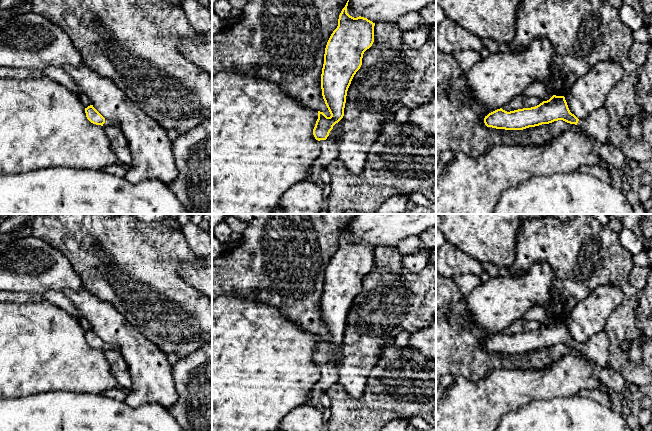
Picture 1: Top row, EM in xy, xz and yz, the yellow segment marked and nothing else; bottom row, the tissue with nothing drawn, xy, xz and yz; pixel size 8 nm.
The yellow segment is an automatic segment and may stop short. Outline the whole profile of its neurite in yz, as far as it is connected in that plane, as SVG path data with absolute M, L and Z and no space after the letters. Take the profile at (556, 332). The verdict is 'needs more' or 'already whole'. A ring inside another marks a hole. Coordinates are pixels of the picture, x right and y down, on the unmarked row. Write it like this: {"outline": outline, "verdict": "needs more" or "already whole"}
{"outline": "M553 319L549 324L531 332L510 336L497 333L485 340L484 347L496 353L523 354L558 344L577 349L602 367L610 367L610 344L606 332L596 333L586 342L578 343L570 336L564 320Z", "verdict": "needs more"}

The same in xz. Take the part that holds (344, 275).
{"outline": "M347 225L342 233L338 250L331 258L324 278L324 288L321 298L321 313L325 328L331 338L327 341L323 336L318 335L318 343L313 353L313 359L320 368L320 378L310 391L305 404L313 403L313 407L323 411L324 408L320 403L320 396L326 392L332 385L338 383L339 373L335 366L335 355L337 347L344 340L346 320L351 305L362 289L364 276L369 273L374 266L375 247L364 241L354 242L347 237Z", "verdict": "needs more"}

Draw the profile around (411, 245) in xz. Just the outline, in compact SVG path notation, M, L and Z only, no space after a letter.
M409 237L405 240L400 241L397 244L397 248L402 256L409 254L417 254L421 252L420 240L418 237Z

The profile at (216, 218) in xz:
M212 214L212 237L214 236L214 230L216 226L224 222L228 217L228 214Z

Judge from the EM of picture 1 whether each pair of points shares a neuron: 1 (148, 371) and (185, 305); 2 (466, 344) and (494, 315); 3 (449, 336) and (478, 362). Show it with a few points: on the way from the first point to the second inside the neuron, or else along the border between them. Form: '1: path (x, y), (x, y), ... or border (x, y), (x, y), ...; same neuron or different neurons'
1: border (142, 334), (167, 355); different neurons
2: border (467, 309), (470, 320), (492, 335); different neurons
3: path (456, 343), (471, 358); same neuron

